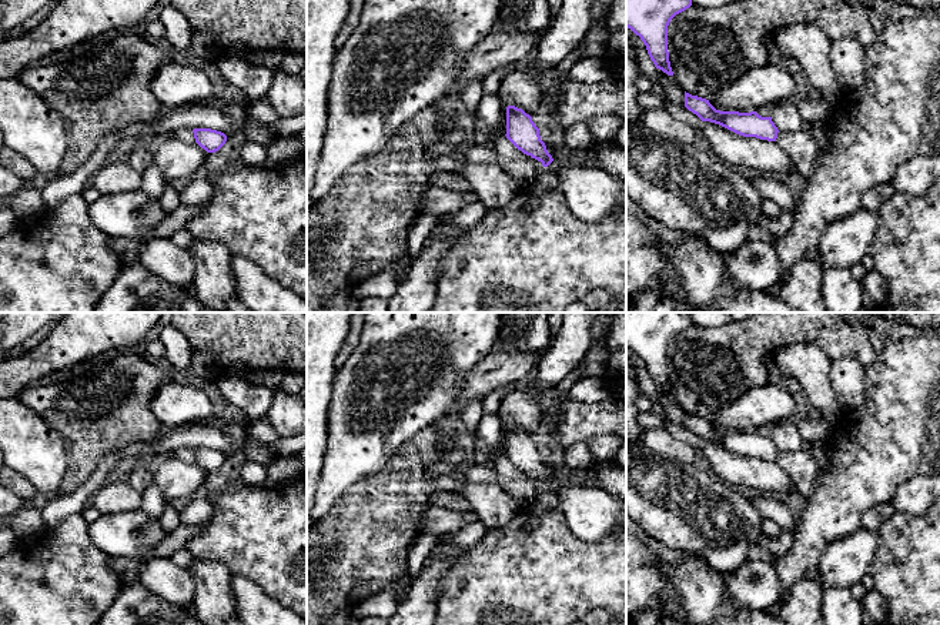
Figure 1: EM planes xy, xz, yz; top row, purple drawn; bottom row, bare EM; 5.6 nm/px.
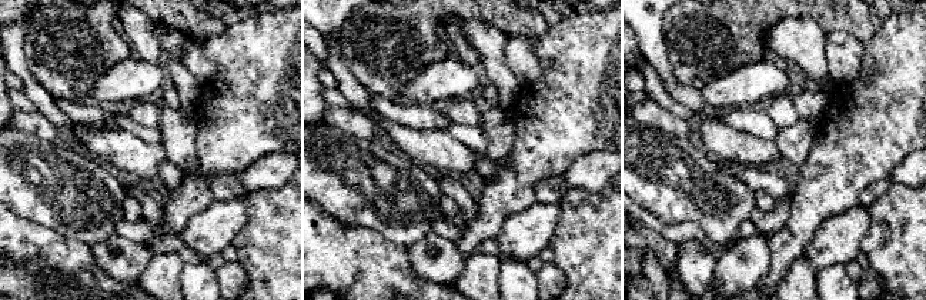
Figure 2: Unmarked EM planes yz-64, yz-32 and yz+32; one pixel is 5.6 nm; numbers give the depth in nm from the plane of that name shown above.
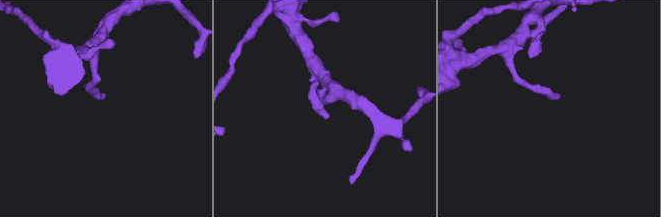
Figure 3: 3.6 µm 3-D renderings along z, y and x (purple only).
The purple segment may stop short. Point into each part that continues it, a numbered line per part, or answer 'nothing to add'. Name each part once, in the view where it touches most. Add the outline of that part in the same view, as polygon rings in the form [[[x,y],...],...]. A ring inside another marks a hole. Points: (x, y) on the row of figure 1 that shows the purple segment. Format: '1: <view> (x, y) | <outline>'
1: xz (592, 194) | [[[566,158],[548,167],[556,173],[568,208],[579,221],[595,224],[615,211],[626,213],[626,180]]]

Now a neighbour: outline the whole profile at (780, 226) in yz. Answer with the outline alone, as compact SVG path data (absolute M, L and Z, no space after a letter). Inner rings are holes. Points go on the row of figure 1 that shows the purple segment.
M782 211L777 218L762 217L757 225L776 237L783 237L789 233L795 217L790 213Z

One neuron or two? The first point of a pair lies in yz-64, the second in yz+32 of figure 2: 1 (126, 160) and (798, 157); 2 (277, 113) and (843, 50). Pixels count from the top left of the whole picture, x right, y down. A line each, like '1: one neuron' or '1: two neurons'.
1: two neurons
2: two neurons

